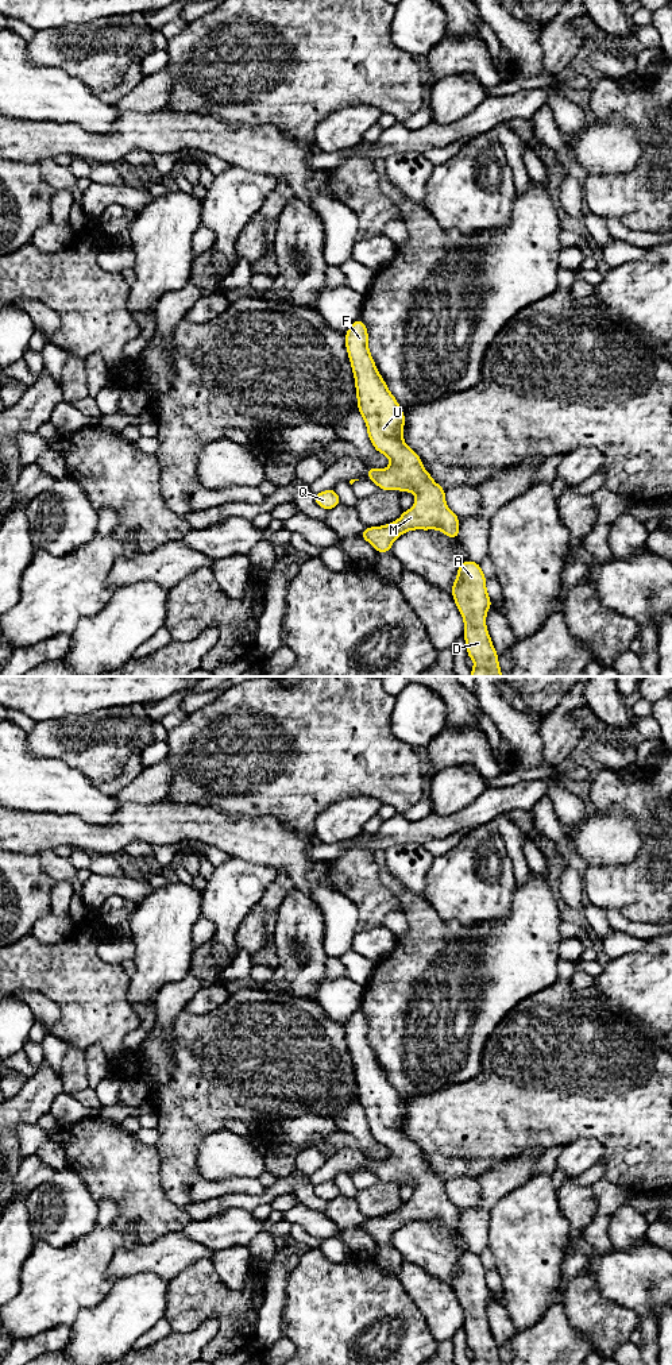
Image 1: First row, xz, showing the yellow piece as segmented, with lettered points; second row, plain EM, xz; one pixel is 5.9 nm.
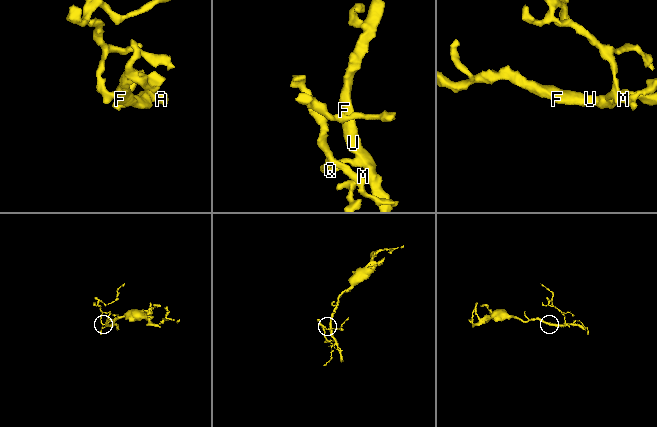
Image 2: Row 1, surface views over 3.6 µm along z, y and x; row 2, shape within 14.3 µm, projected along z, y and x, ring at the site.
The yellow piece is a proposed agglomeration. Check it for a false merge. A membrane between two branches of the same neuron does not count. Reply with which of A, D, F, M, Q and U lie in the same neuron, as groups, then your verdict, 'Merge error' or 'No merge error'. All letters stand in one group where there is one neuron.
Groups: A D F M Q U. No merge error

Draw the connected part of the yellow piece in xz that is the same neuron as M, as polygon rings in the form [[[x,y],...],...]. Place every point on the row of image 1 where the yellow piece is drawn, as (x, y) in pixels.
[[[359,317],[347,331],[345,347],[355,375],[358,408],[363,416],[374,448],[386,455],[391,464],[385,469],[368,467],[367,478],[381,490],[416,493],[414,506],[383,527],[368,527],[359,533],[376,552],[390,552],[393,541],[412,529],[439,529],[459,537],[459,516],[445,502],[445,490],[422,467],[421,459],[409,448],[402,436],[405,414],[389,392],[368,351],[368,333]]]

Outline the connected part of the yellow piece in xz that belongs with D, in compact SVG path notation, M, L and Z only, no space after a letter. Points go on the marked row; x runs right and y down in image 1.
M466 560L459 566L452 597L464 620L468 658L475 662L470 676L502 676L498 653L486 628L486 613L493 604L479 563Z

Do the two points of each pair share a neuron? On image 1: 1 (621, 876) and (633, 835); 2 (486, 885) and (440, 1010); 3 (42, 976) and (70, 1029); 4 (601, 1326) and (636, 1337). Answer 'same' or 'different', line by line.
1: different
2: different
3: same
4: different

